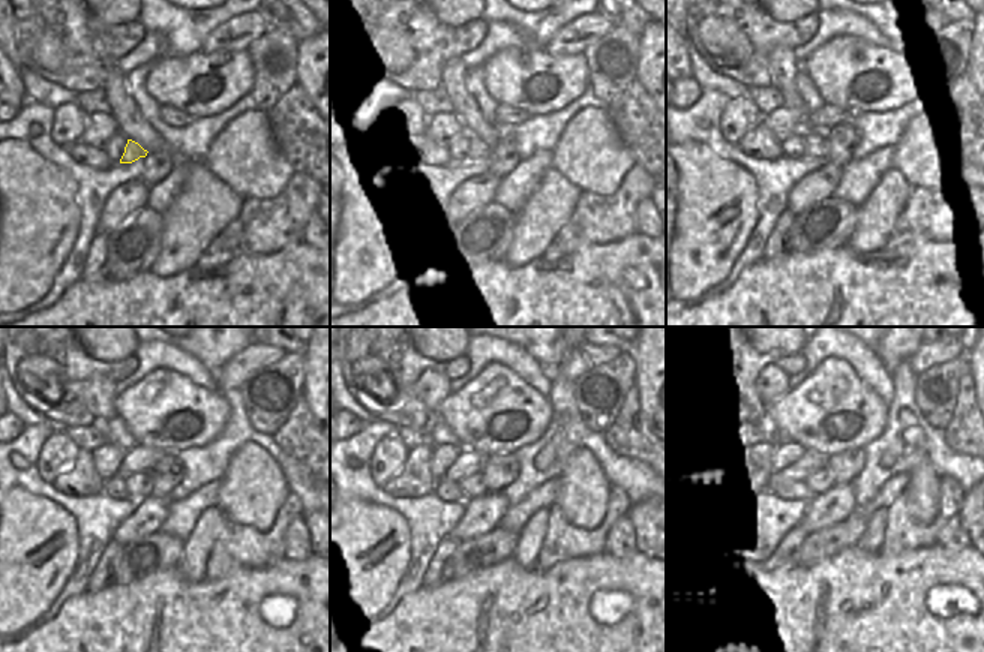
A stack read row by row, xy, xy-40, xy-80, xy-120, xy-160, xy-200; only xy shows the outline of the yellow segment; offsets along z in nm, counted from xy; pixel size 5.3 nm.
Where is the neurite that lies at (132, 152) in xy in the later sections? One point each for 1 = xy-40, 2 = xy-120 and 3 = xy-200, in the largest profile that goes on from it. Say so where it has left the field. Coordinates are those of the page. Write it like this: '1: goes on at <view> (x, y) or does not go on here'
1: goes on at xy-40 (477, 150)
2: goes on at xy-120 (140, 486)
3: goes on at xy-200 (819, 481)

